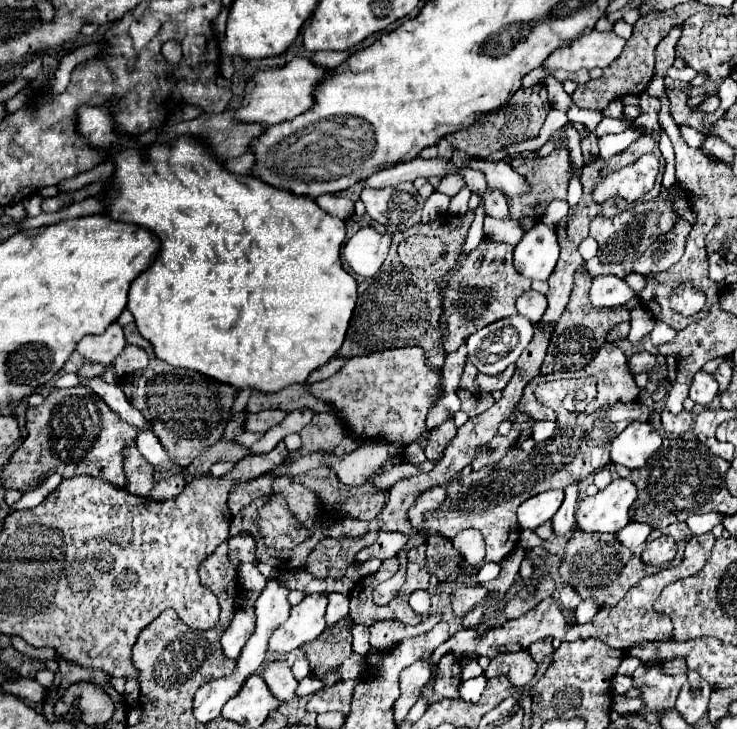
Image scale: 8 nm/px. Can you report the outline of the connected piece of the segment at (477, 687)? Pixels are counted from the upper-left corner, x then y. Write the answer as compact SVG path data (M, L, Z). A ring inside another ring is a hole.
M484 675L476 677L476 679L468 679L468 681L462 681L460 683L460 697L464 701L470 701L470 703L476 703L484 691L488 679Z

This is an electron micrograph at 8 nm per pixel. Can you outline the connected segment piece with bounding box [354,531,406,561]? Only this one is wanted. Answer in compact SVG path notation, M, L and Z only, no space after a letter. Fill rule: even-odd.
M378 533L378 541L354 555L354 561L366 561L366 559L390 559L396 557L396 553L406 545L406 535L402 533Z

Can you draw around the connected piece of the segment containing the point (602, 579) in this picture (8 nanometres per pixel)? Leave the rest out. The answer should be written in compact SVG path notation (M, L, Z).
M574 529L568 539L566 555L560 565L560 575L566 583L574 585L574 589L580 593L582 599L596 599L600 607L604 605L616 605L630 587L638 583L638 579L650 575L654 567L644 565L641 555L645 543L636 549L626 549L620 543L616 543L612 533L582 533Z

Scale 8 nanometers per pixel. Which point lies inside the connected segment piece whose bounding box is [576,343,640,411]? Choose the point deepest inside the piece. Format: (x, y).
(614, 382)

